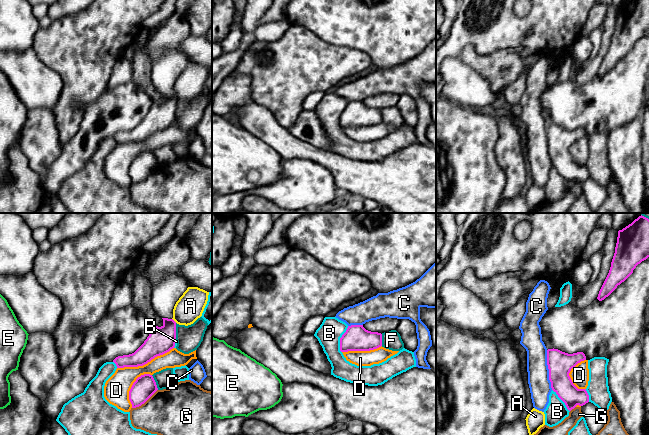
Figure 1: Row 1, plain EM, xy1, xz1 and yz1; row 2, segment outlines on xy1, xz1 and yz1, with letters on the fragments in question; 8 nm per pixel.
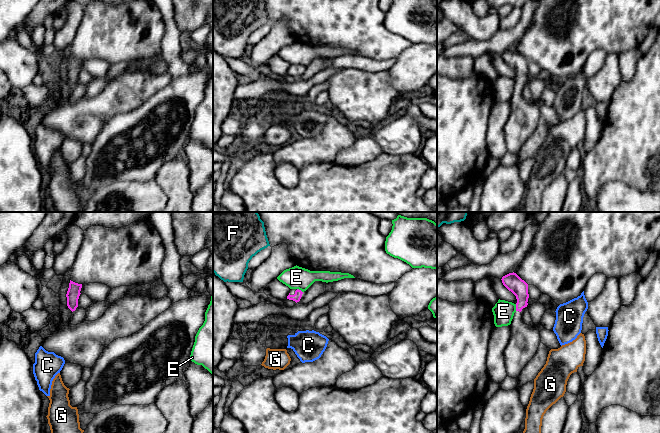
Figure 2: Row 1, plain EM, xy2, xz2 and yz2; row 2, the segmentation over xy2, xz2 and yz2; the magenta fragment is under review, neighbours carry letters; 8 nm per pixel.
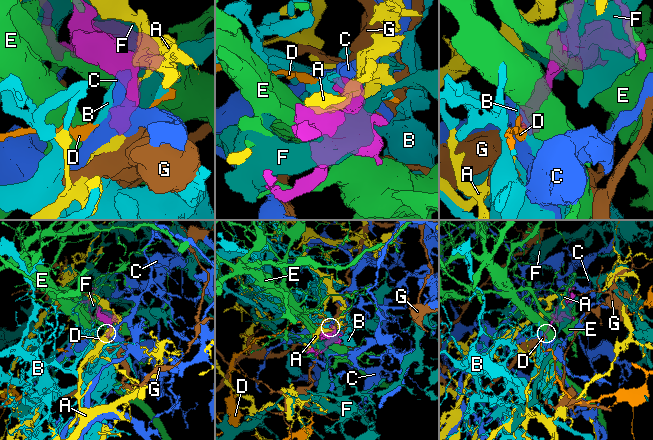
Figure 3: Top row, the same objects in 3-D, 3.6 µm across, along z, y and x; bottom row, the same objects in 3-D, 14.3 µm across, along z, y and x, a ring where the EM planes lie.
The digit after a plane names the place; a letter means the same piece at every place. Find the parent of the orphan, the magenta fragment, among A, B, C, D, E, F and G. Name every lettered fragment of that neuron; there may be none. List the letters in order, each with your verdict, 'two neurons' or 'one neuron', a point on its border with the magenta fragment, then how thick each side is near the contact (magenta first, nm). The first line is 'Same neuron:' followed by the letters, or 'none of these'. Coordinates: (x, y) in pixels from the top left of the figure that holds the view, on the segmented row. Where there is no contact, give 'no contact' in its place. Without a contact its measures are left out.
Same neuron: none of these
A: two neurons; contact xy1 (173, 320); calibres 220 and 220 nm
B: two neurons; contact xz1 (340, 339); calibres 200 and 190 nm
C: two neurons; contact yz1 (549, 370); calibres 190 and 180 nm
D: two neurons; contact xy1 (145, 363); calibres 220 and 180 nm
E: two neurons; contact yz2 (516, 307); calibres 140 and 170 nm
F: two neurons; contact xy1 (175, 332); calibres 220 and 200 nm
G: two neurons; contact xy1 (144, 402); calibres 180 and 380 nm

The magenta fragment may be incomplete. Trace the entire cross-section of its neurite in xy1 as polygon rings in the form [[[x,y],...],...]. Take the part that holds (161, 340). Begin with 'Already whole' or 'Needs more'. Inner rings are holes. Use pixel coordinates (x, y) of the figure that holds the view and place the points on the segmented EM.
Already whole. [[[162,319],[163,325],[154,325],[147,339],[134,353],[118,356],[113,360],[117,368],[143,366],[175,347],[176,322],[173,319]]]

